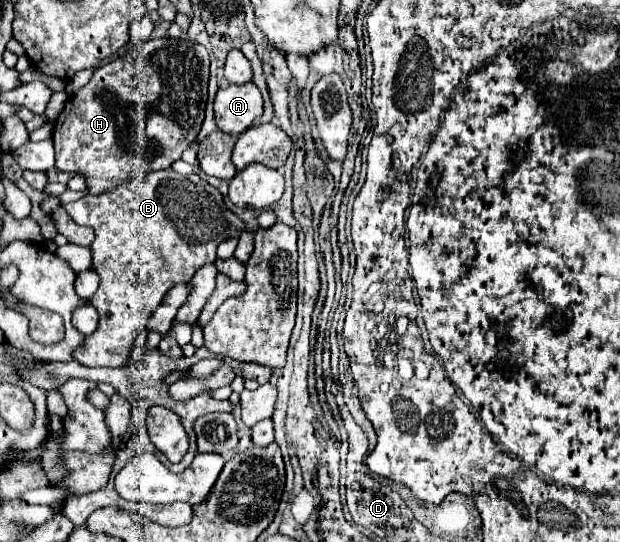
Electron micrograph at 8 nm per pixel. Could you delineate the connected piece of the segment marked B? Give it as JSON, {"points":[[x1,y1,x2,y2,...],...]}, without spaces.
{"points":[[172,169,148,173,144,179,130,179,130,181,126,181,126,183,122,183,120,187,116,187,114,191,108,191,108,193,102,193,102,195,84,195,84,197,80,197,78,201,66,203,66,205,62,205,62,207,64,207,66,213,72,217,74,223,78,223,78,225,92,225,94,235,96,235,96,237,94,237,94,243,90,245,92,257,94,257,92,269,100,275,102,281,100,281,100,287,98,287,96,295,92,297,92,305,96,307,96,311,98,311,98,315,100,315,100,323,98,323,98,329,96,329,92,335,88,335,88,337,84,339,84,343,72,353,72,357,74,357,78,363,88,365,88,367,122,367,122,365,126,363,128,355,130,355,130,349,132,349,132,343,134,343,136,335,146,329,146,321,148,321,150,315,156,311,156,307,162,303,162,297,164,297,176,283,186,283,186,281,190,281,192,275,198,271,198,267,202,267,202,265,206,265,206,263,212,263,212,261,216,259,216,247,218,247,222,241,226,241,226,237,230,237,232,233,236,233,236,229,230,229,230,227,228,227,228,225,236,225,236,223,232,223,232,221,228,219,228,217,232,217,232,213,230,213,230,209,224,205,220,191,214,189,208,181,204,181,204,179,198,177,196,173,192,173,192,175,180,175,180,173,172,171]]}

